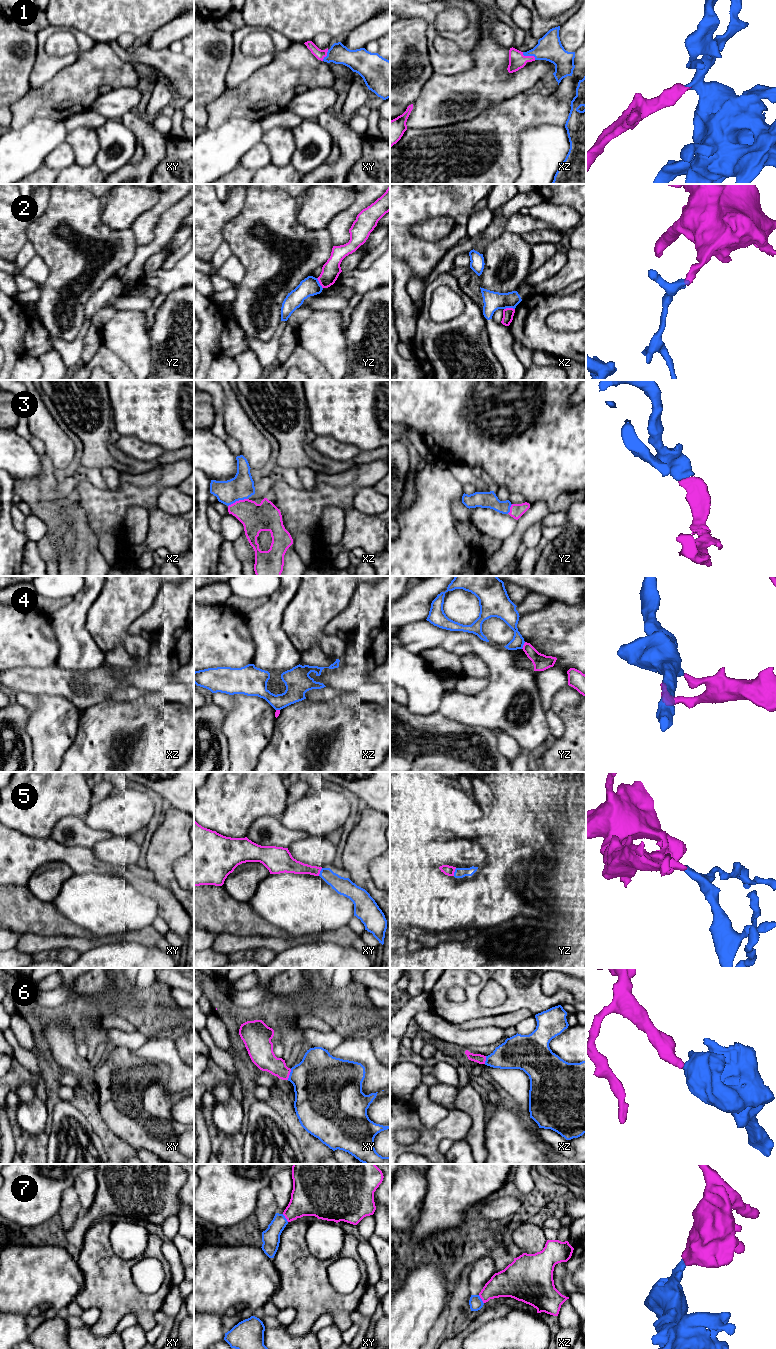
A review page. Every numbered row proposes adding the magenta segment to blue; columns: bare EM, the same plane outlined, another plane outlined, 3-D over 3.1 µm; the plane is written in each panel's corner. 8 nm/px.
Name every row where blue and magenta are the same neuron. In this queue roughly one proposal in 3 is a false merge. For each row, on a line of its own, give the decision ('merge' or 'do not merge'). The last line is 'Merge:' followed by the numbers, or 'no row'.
1: merge
2: do not merge
3: merge
4: do not merge
5: merge
6: merge
7: merge
Merge: 1, 3, 5, 6, 7

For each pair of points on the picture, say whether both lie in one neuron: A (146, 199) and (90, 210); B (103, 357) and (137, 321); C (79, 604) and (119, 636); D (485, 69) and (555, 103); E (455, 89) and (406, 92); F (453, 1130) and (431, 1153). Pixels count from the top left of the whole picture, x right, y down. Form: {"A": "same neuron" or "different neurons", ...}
{"A": "different neurons", "B": "different neurons", "C": "different neurons", "D": "different neurons", "E": "different neurons", "F": "same neuron"}

